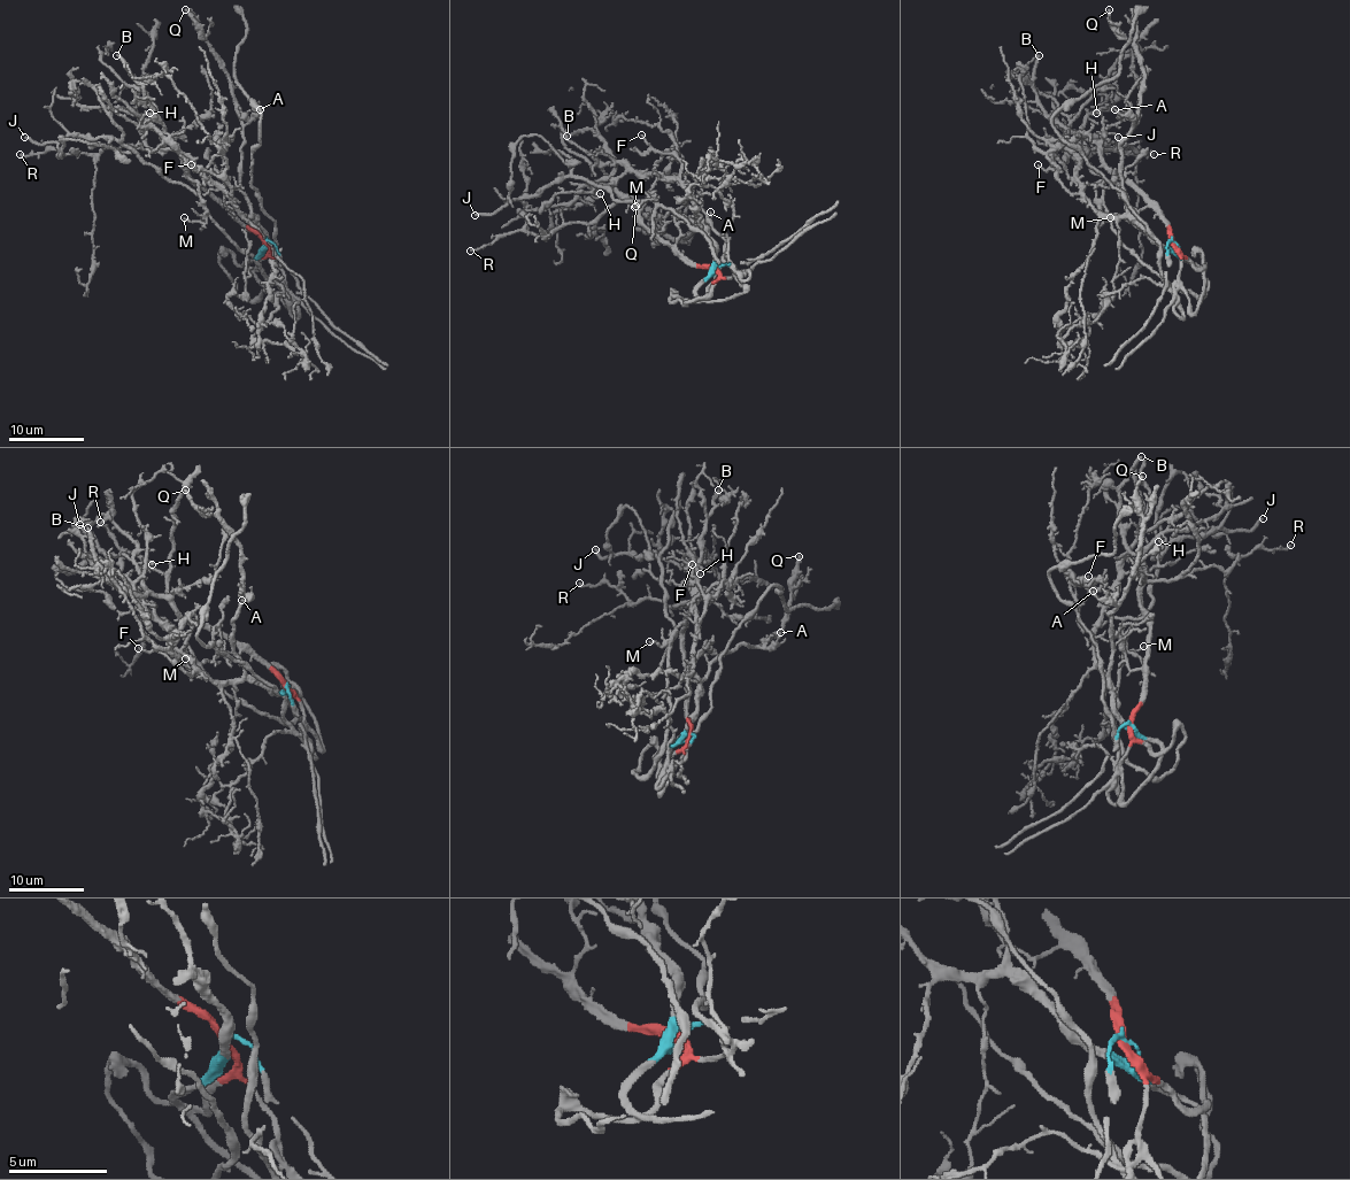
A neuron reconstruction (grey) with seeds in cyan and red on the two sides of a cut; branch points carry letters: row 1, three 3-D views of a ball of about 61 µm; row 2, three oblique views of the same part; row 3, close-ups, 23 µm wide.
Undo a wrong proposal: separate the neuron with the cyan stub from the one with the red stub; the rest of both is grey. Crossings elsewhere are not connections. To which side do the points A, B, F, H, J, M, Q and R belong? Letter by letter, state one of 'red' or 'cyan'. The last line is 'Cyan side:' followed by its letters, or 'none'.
A: cyan
B: red
F: cyan
H: red
J: red
M: red
Q: cyan
R: red
Cyan side: A, F, Q

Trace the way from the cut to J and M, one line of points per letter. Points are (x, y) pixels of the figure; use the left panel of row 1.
J: (264, 241), (194, 180), (201, 199), (125, 146), (84, 135), (43, 145), (25, 137)
M: (264, 241), (190, 178), (200, 187), (205, 220), (194, 222), (184, 218)

